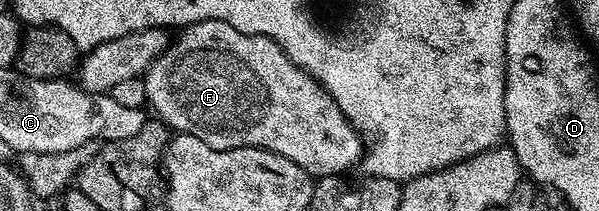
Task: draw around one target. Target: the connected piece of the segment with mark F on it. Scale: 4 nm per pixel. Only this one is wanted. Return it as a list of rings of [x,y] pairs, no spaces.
[[[201,20],[181,29],[164,54],[152,62],[144,83],[146,104],[158,111],[157,119],[175,133],[200,138],[200,142],[216,150],[263,148],[296,162],[312,178],[346,174],[363,159],[363,137],[346,121],[346,115],[325,88],[290,60],[277,42],[267,36],[244,34],[227,20]]]

